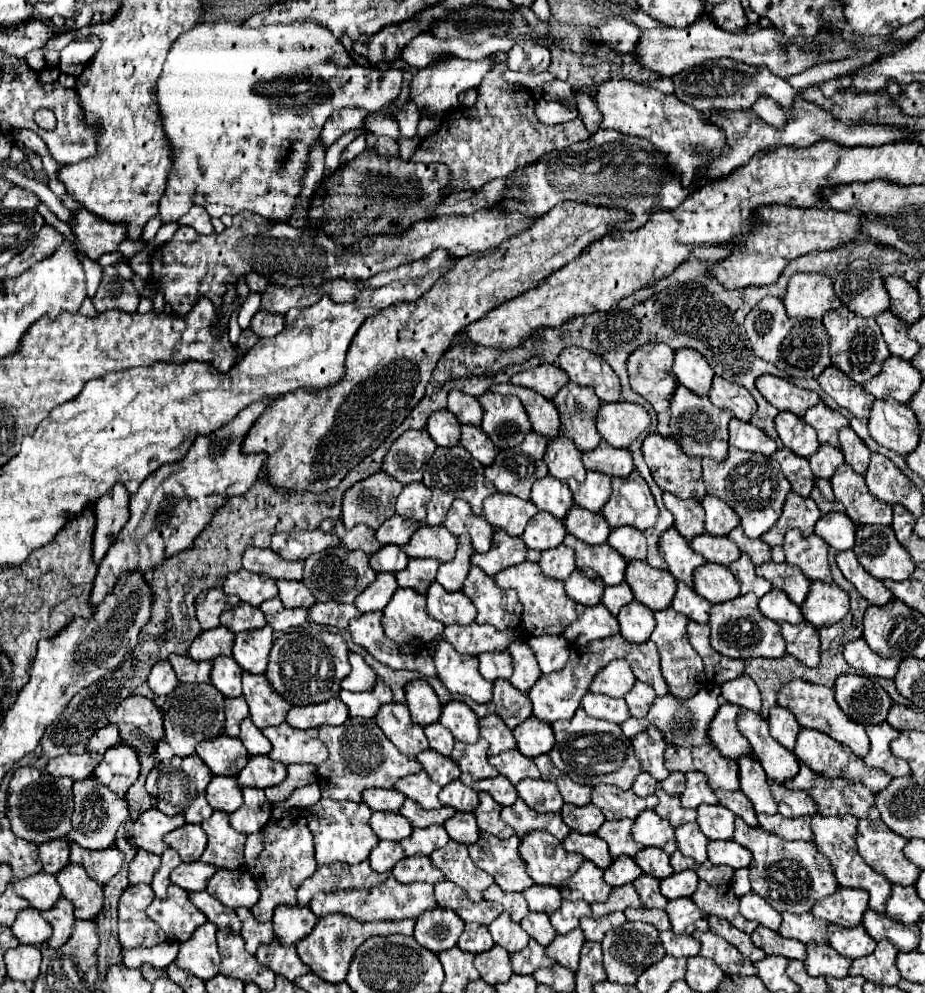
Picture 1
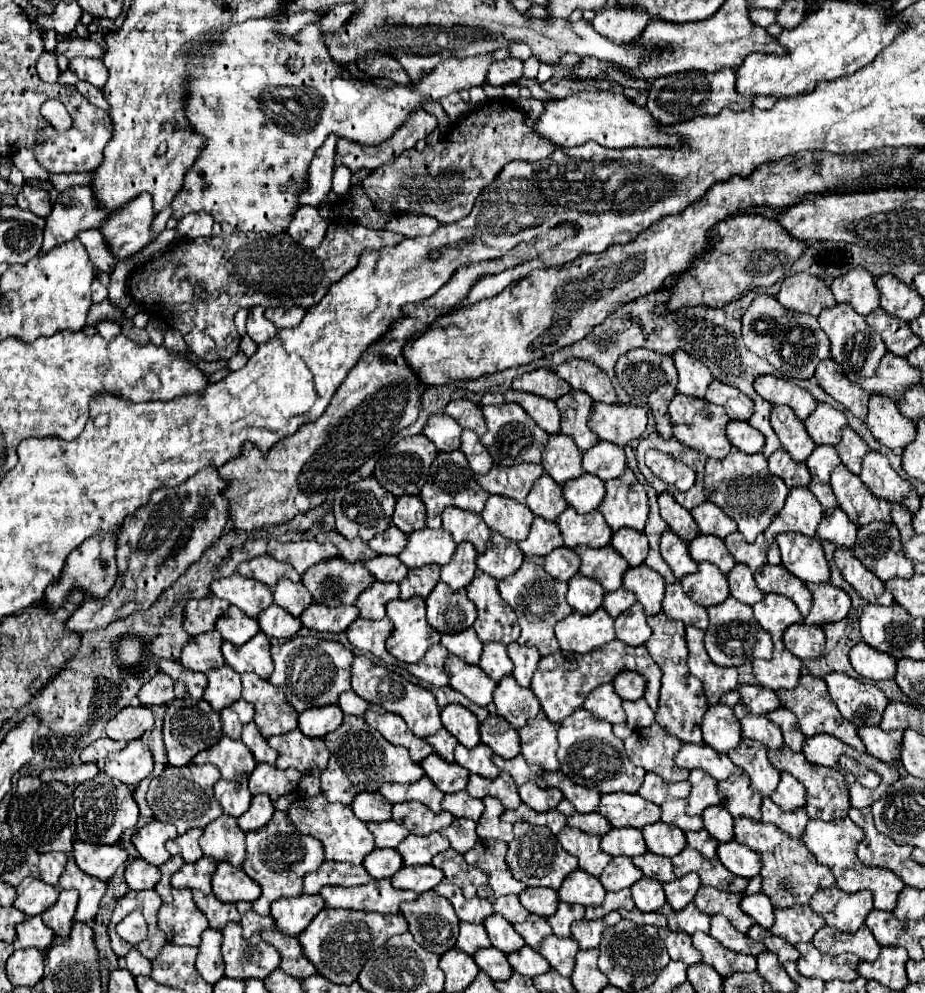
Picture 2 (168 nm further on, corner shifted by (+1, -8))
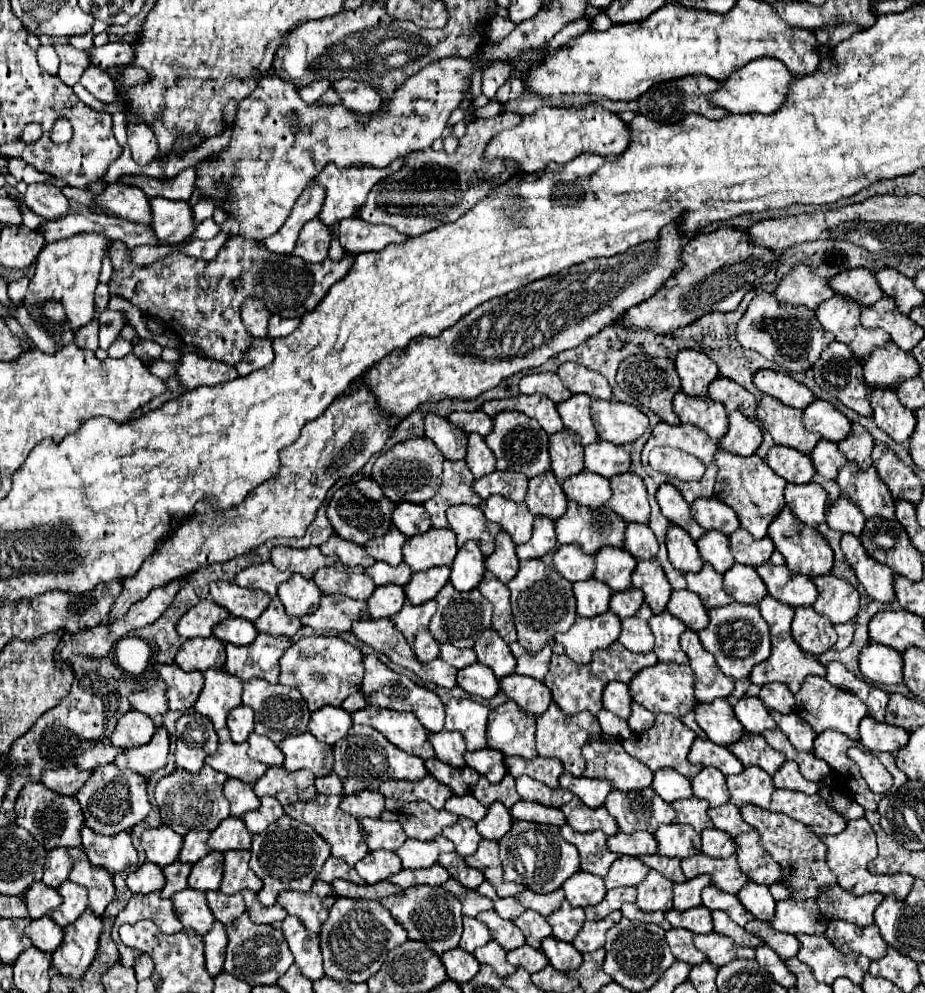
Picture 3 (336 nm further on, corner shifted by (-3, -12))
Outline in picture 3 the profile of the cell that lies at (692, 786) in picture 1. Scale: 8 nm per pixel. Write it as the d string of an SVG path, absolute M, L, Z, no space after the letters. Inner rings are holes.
M703 768L697 778L693 778L693 792L695 798L707 800L709 806L723 806L729 802L725 776L717 768Z

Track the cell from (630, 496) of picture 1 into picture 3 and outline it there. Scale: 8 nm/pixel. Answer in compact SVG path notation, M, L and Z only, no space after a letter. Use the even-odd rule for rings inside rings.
M625 472L625 474L613 476L611 488L613 488L613 496L605 502L607 508L617 512L627 524L629 522L649 524L647 490L643 480L637 474Z

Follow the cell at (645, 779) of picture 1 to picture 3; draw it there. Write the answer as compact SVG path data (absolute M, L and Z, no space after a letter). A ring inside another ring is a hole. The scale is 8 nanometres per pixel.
M669 768L655 772L655 778L653 778L651 788L667 804L671 804L675 800L681 800L681 798L693 796L691 780L685 778L683 774L677 774L675 770L669 770Z

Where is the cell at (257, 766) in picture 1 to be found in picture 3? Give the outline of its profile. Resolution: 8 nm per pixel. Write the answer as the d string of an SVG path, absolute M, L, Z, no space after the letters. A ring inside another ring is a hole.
M269 768L267 774L253 784L253 788L257 796L273 796L279 800L279 804L309 800L313 794L317 794L315 776L309 774L309 770L287 772L285 768Z

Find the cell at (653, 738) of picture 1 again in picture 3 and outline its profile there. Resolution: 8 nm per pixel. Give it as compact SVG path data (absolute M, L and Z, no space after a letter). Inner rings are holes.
M657 714L655 718L655 724L645 730L645 732L639 732L639 734L633 734L629 740L623 742L623 748L633 756L637 758L641 764L645 764L651 772L657 772L661 768L673 768L677 770L679 774L687 776L687 778L695 778L703 766L691 766L689 760L687 760L687 754L689 754L689 748L693 744L695 736L693 736L693 730L687 728L681 718L673 716L673 714Z

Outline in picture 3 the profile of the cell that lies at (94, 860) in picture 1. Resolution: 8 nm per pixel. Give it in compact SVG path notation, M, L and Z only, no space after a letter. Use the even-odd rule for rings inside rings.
M83 826L81 840L89 862L93 866L105 868L109 874L137 866L137 850L133 848L131 836L127 832L121 832L117 836L101 836Z

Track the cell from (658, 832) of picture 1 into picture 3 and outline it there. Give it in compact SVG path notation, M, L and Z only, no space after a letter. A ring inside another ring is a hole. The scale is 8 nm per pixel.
M685 824L659 826L653 834L659 844L659 854L669 858L687 858L701 852L701 836Z

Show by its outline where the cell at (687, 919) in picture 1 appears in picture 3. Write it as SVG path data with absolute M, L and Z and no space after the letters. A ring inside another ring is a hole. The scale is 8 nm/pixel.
M695 906L685 912L669 910L665 912L665 918L673 928L685 928L685 930L691 930L693 934L709 934L713 930L711 912L705 906Z

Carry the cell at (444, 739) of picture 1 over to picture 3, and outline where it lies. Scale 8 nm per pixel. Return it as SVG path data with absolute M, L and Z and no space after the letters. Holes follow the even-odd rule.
M441 730L437 734L429 734L429 742L435 748L435 758L439 758L441 762L449 764L449 766L465 766L463 754L465 754L465 740L461 734L457 732L449 732L449 730Z

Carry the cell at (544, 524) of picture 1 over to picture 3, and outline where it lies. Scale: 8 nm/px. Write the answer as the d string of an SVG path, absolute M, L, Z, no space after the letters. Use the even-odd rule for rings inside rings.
M537 516L533 524L533 536L527 544L517 546L517 556L519 560L531 560L531 558L541 558L547 552L557 548L557 538L555 538L555 522L545 516Z

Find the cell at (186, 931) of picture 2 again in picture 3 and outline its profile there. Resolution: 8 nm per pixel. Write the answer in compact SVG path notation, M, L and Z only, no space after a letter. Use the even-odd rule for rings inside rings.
M185 888L173 894L171 902L175 906L179 922L183 924L183 930L193 930L199 936L205 936L211 930L215 918L205 902L205 894L201 894L199 890Z

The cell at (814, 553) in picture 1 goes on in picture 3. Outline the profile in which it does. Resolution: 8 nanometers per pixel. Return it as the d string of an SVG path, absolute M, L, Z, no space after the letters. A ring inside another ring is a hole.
M787 506L781 510L781 514L775 518L775 522L769 526L767 536L773 540L775 548L785 556L787 568L793 574L803 574L803 576L815 578L815 576L825 576L831 572L833 552L831 552L827 540L817 530L809 530L807 526L799 526L797 518L793 518L793 514L789 514Z

